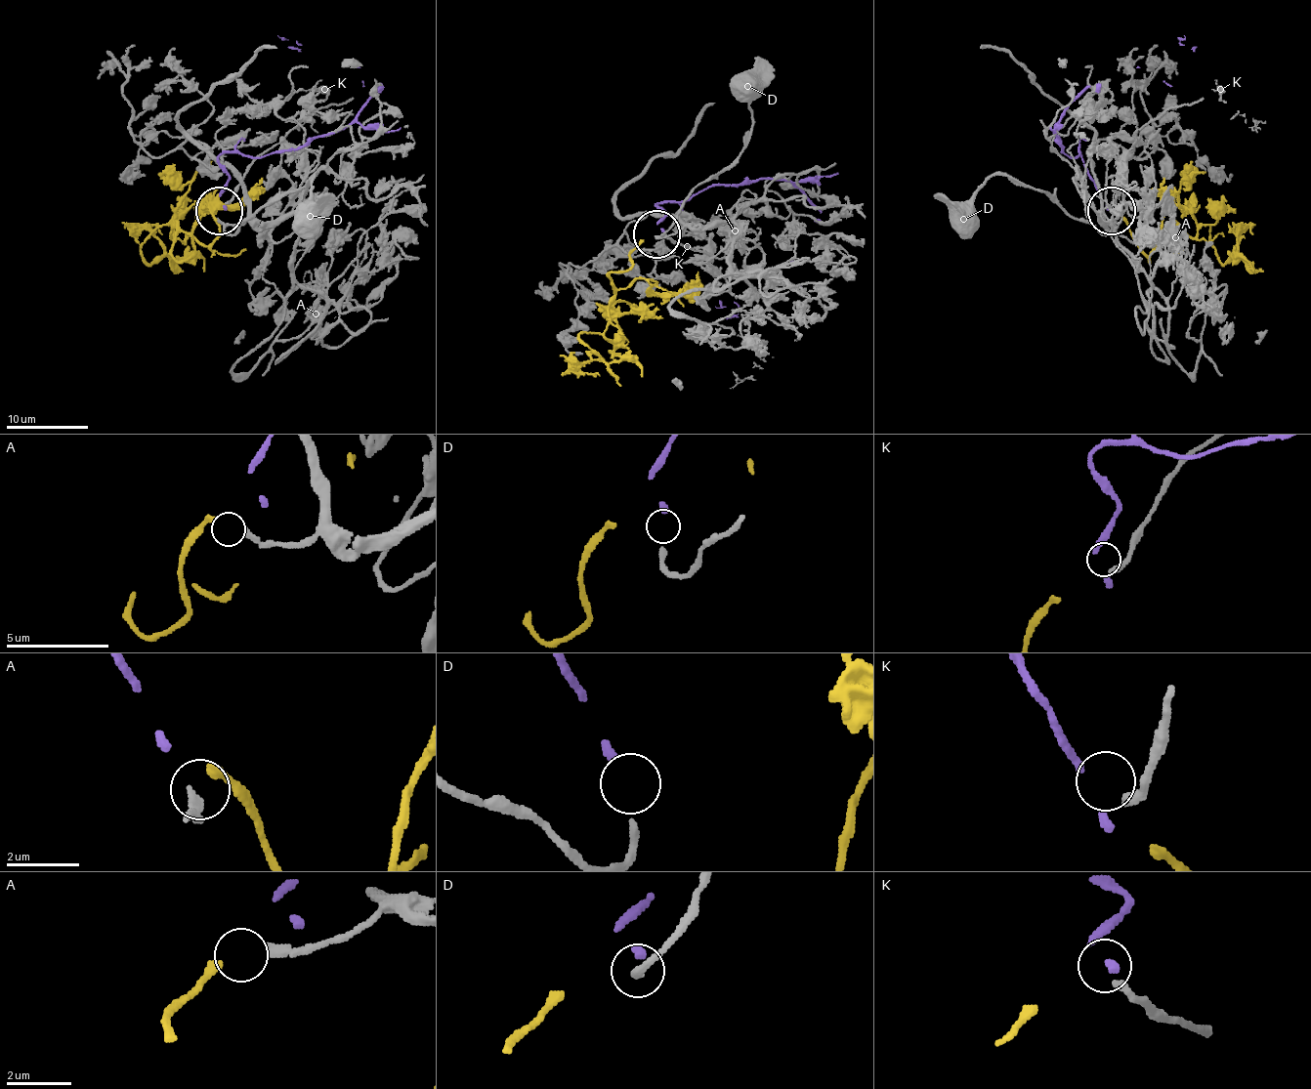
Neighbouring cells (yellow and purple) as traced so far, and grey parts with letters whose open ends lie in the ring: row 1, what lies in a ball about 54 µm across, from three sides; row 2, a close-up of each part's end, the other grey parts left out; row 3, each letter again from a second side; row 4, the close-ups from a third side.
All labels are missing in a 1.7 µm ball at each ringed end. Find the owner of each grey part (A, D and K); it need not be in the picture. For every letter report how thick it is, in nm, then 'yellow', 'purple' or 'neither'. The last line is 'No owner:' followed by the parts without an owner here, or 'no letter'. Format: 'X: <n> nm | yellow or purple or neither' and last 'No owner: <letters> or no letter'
A: 240 nm | yellow
D: 220 nm | purple
K: 260 nm | neither
No owner: K

